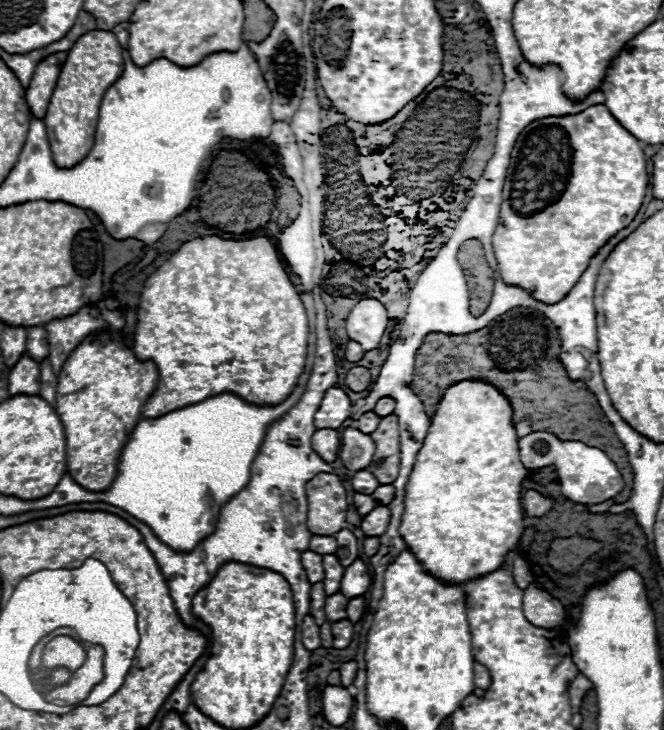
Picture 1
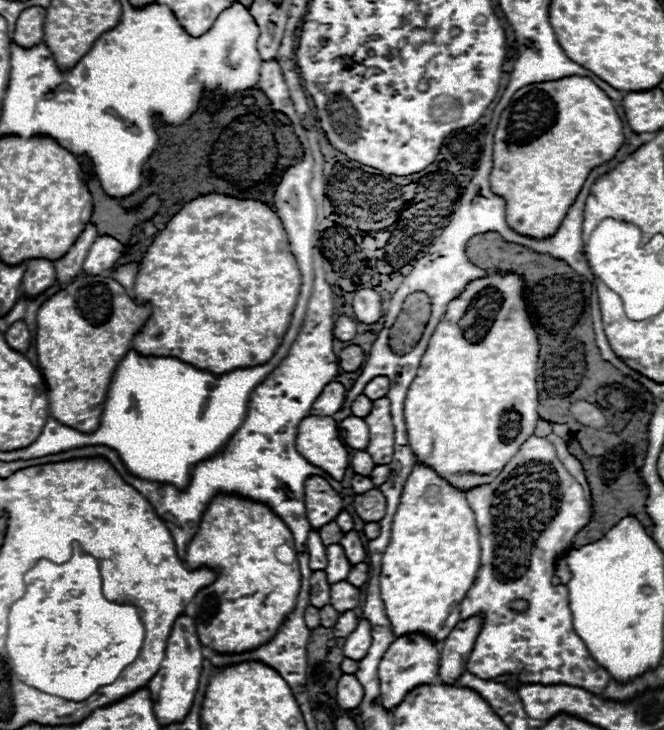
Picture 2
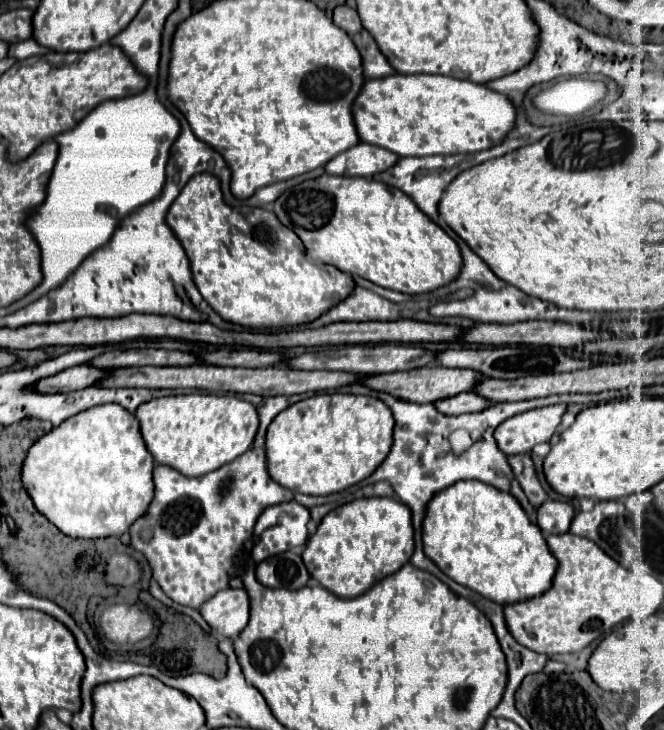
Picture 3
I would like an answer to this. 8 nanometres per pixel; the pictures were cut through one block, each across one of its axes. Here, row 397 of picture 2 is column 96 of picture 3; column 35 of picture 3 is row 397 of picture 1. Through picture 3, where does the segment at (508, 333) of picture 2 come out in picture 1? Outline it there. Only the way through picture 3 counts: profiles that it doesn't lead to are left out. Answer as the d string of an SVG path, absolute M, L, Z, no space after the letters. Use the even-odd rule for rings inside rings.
M458 382L456 386L448 388L448 394L444 394L444 398L440 400L440 406L432 418L428 436L424 440L424 446L420 448L420 454L416 456L416 464L414 464L414 472L408 480L406 486L406 510L402 514L402 524L400 524L400 536L406 542L406 548L416 556L416 560L422 564L424 572L430 574L436 580L442 580L450 586L464 586L470 580L484 576L488 572L498 570L504 564L504 558L510 550L514 550L514 546L518 544L522 532L524 532L524 522L522 522L522 504L520 504L520 484L526 476L526 468L520 462L520 454L518 454L518 436L512 424L512 408L510 402L504 398L504 394L500 394L494 386L488 386L484 382Z

